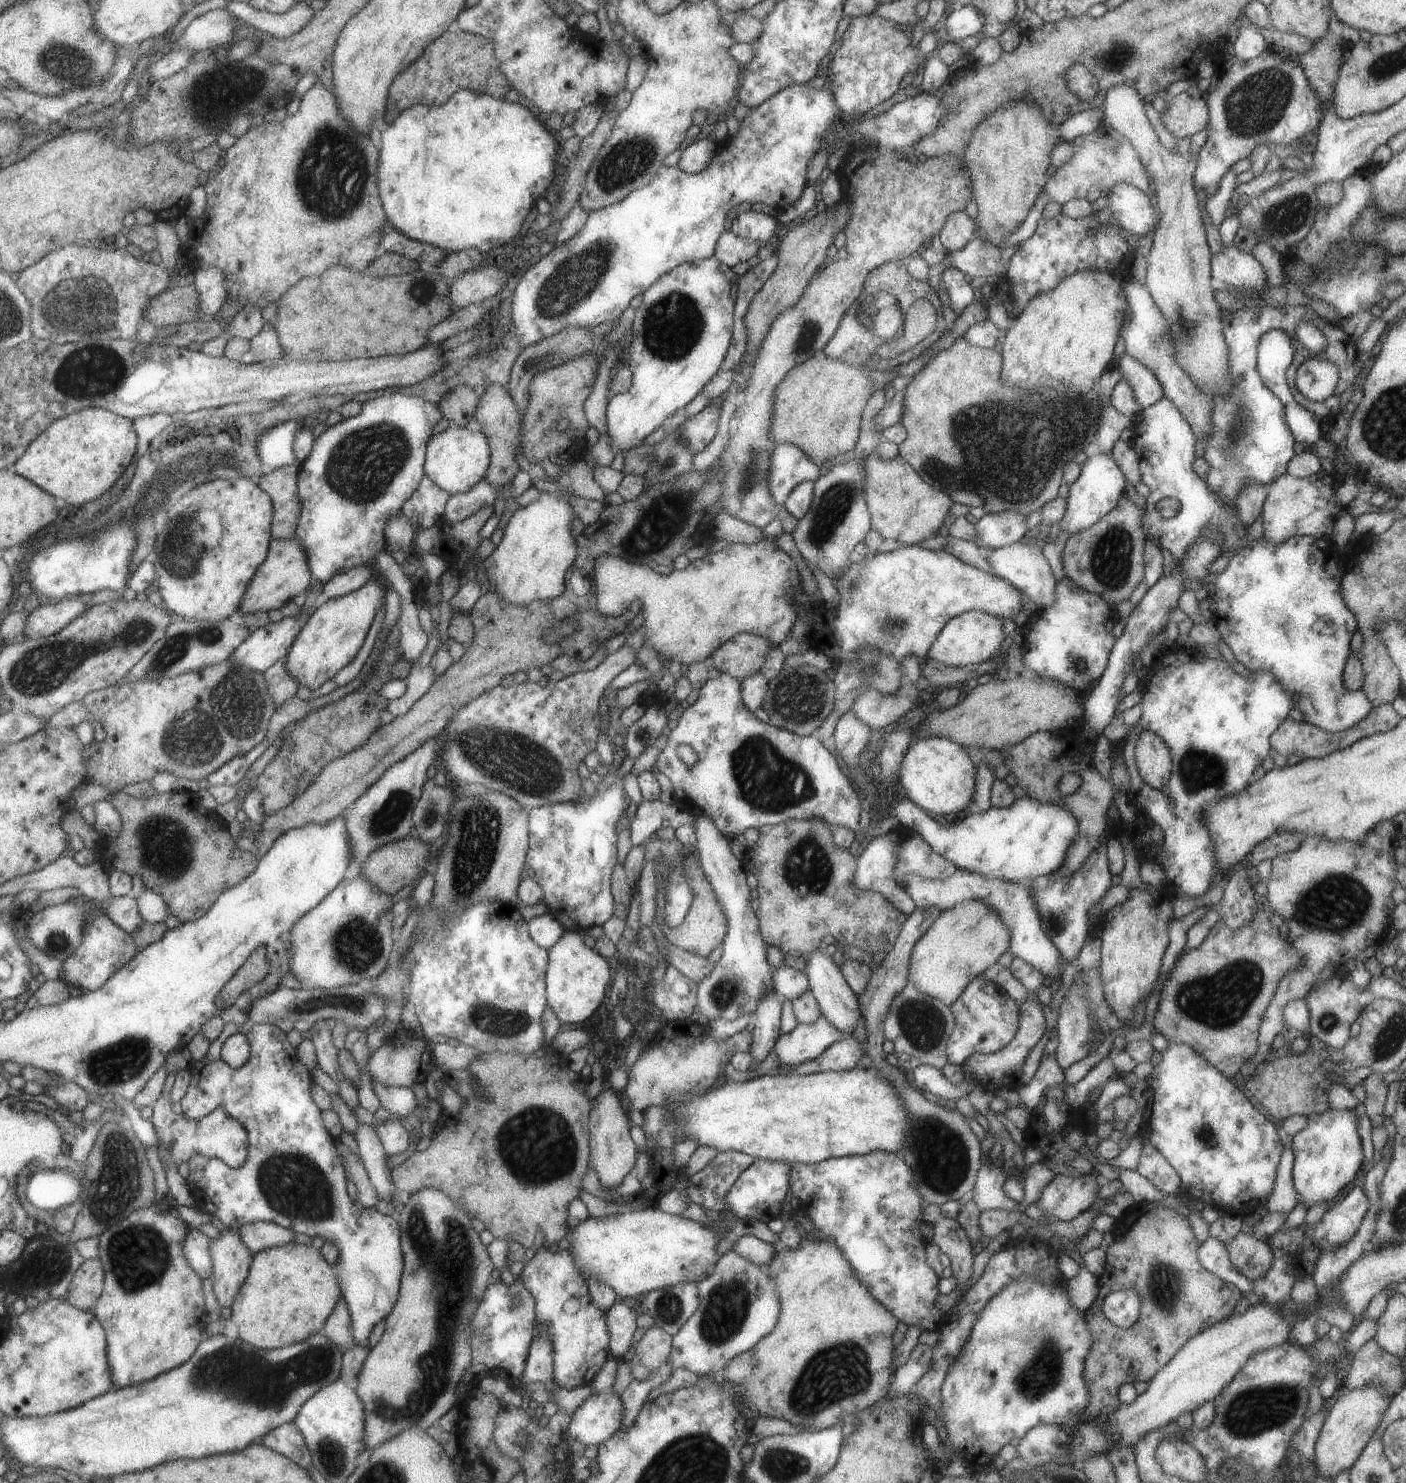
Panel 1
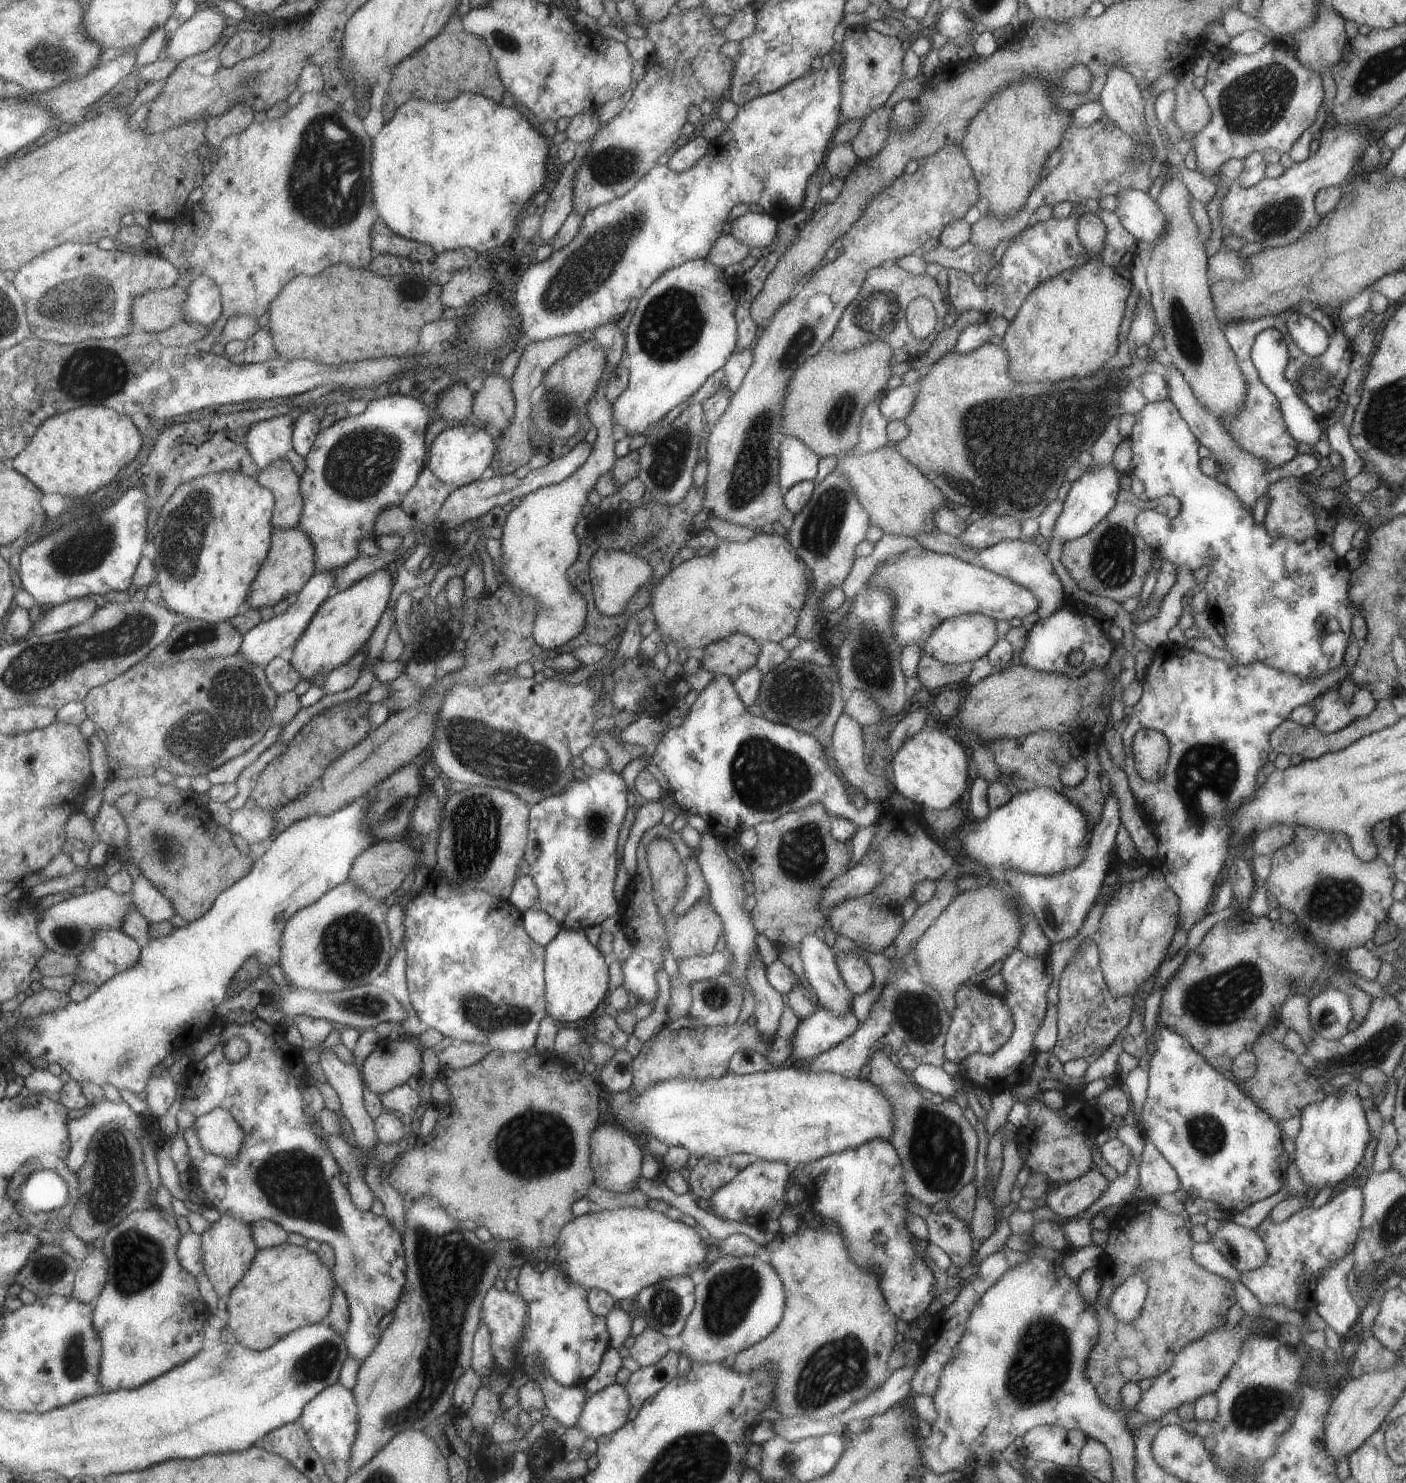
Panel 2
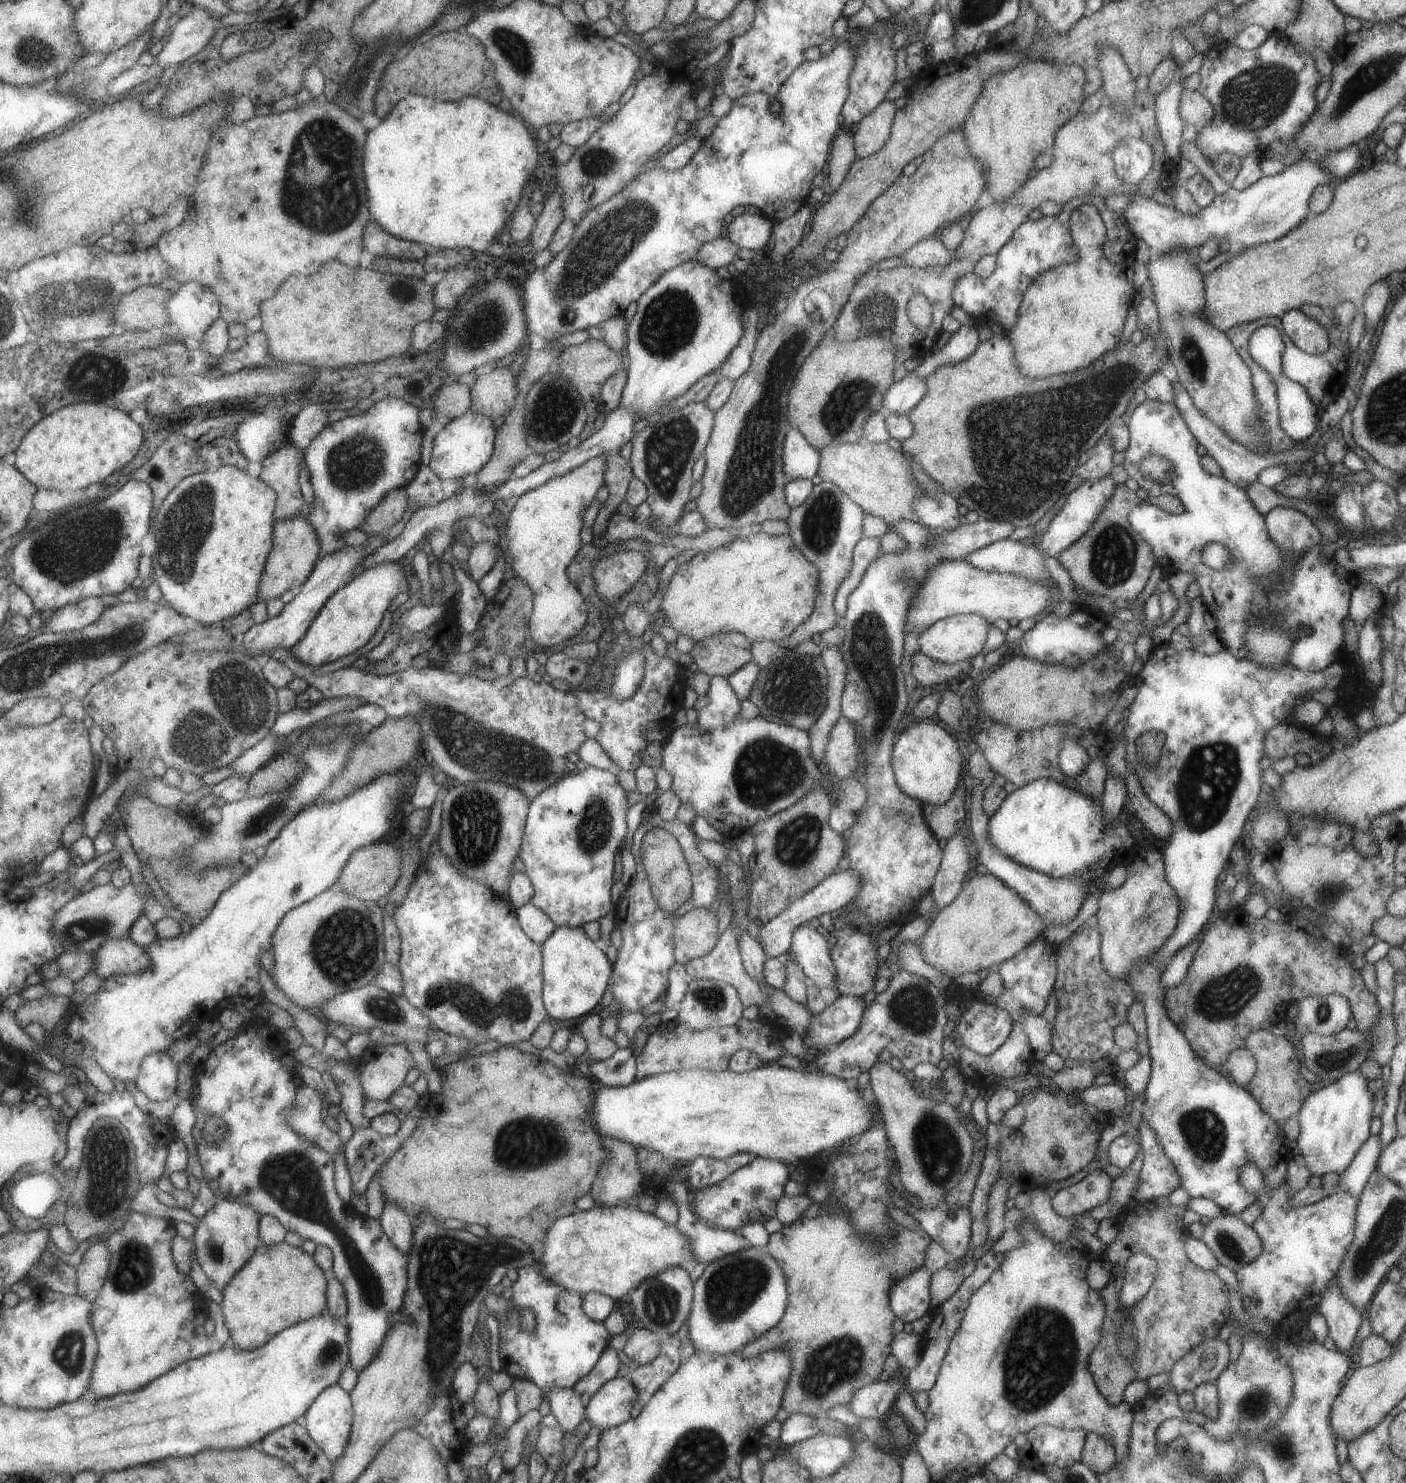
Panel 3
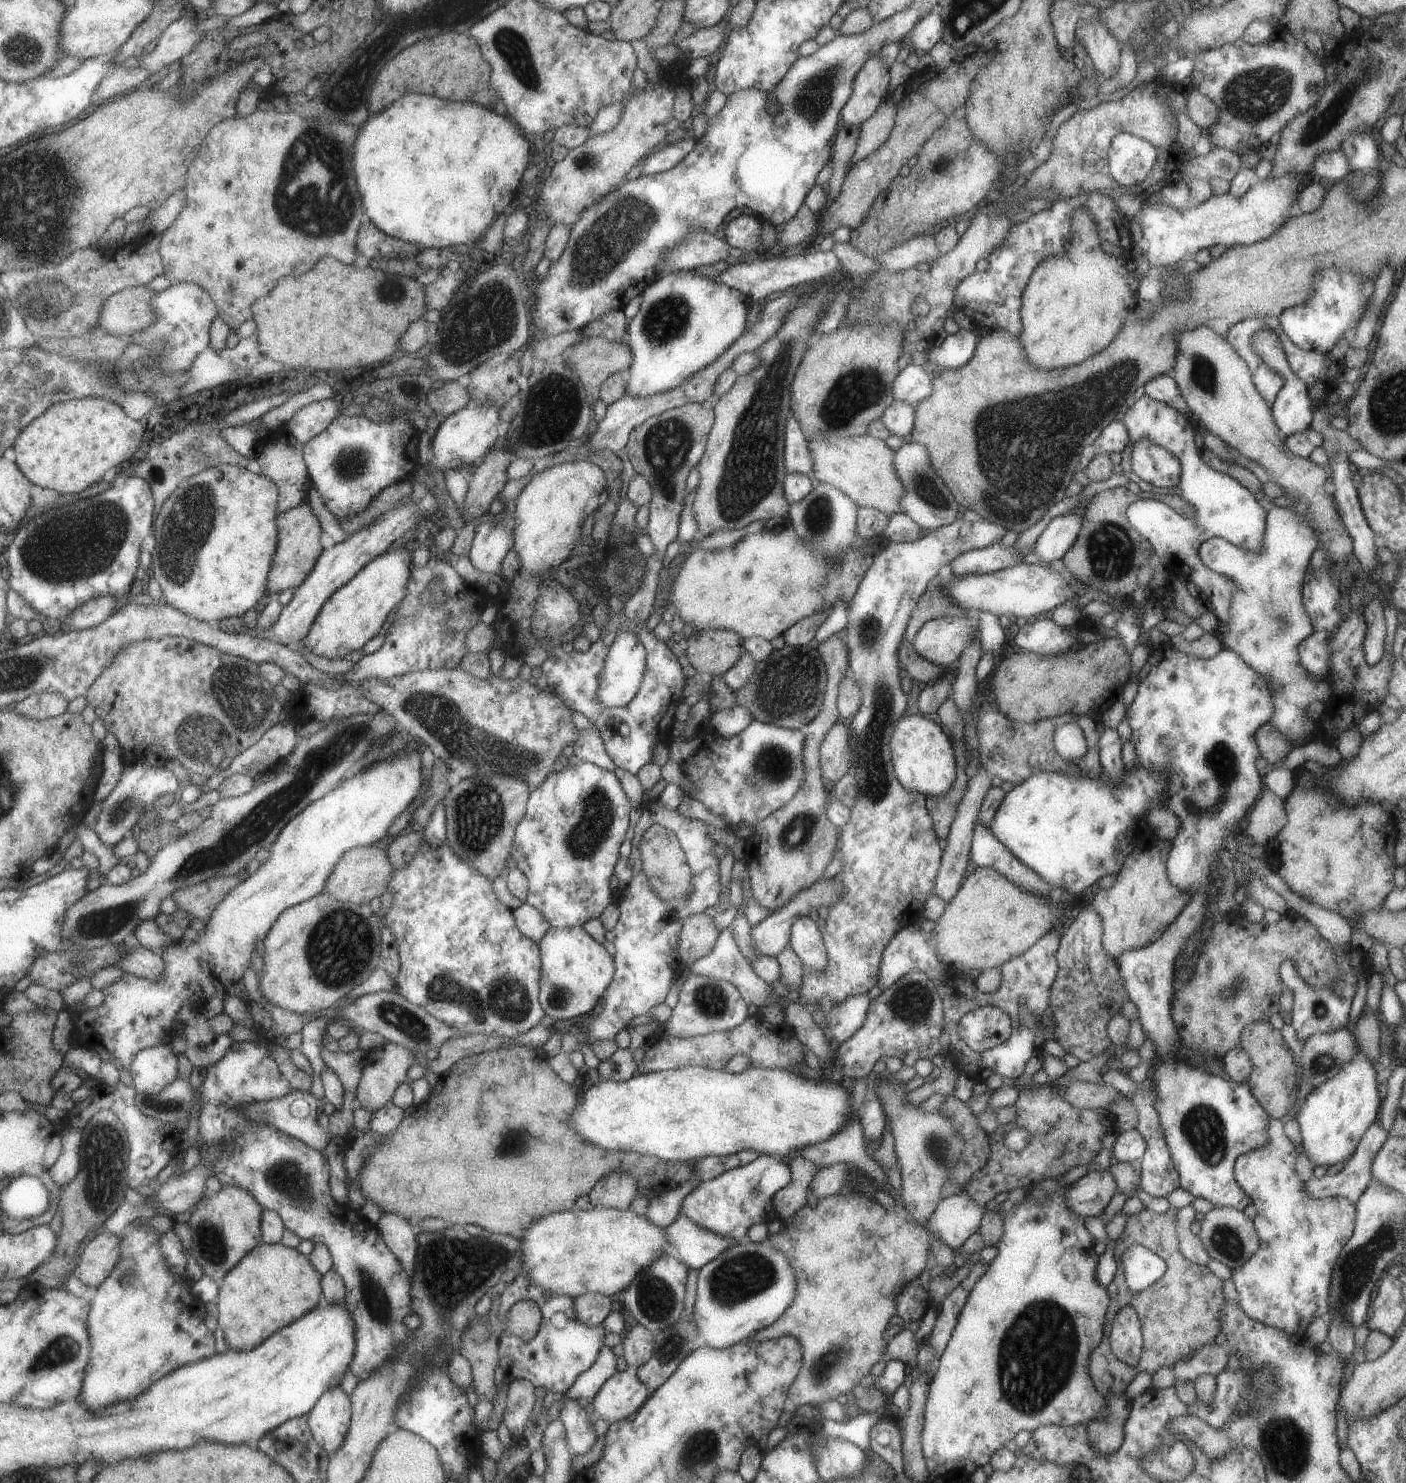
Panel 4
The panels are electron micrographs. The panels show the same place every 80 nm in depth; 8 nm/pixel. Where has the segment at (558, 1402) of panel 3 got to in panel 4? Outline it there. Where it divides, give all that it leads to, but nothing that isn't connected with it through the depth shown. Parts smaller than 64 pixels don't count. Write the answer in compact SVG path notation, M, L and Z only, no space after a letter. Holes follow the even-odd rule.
M564 1394L558 1395L557 1400L560 1404L558 1419L564 1426L565 1438L571 1453L573 1456L585 1454L596 1439L593 1423L587 1421L588 1409Z

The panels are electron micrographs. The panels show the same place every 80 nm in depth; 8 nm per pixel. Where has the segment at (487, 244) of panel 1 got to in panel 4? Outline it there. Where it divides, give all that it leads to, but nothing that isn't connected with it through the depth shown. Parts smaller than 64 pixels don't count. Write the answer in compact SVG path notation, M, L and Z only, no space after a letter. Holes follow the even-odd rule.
M411 93L395 100L386 109L383 109L375 118L359 127L355 146L353 146L353 170L357 190L361 194L361 202L366 212L366 220L370 220L381 232L390 237L410 242L429 249L440 249L453 245L465 245L470 248L479 247L479 237L485 235L487 227L495 220L500 212L507 213L513 206L519 187L523 183L522 176L528 170L528 160L532 141L525 136L520 128L506 115L499 115L493 109L476 102L449 101L423 93Z

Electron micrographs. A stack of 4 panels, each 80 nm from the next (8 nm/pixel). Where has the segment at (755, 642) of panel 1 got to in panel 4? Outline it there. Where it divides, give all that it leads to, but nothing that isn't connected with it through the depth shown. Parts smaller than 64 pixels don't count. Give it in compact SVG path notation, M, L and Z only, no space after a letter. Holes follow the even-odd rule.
M727 629L699 631L685 643L686 659L697 674L722 675L746 651L743 641L736 632Z

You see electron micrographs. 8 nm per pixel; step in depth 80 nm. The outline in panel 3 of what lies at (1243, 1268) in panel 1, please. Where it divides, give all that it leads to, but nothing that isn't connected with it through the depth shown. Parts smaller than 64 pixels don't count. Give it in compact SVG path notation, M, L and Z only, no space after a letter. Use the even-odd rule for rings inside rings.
M1223 1210L1216 1218L1210 1219L1201 1240L1216 1256L1218 1264L1234 1273L1263 1252L1260 1238L1252 1227Z

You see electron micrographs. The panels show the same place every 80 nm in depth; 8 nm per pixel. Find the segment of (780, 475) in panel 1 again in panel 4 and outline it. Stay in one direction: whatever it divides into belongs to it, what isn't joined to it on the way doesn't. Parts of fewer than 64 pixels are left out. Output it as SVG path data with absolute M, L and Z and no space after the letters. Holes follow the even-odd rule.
M789 416L783 433L784 467L787 473L799 473L813 480L813 459L809 452L807 439L798 422Z

